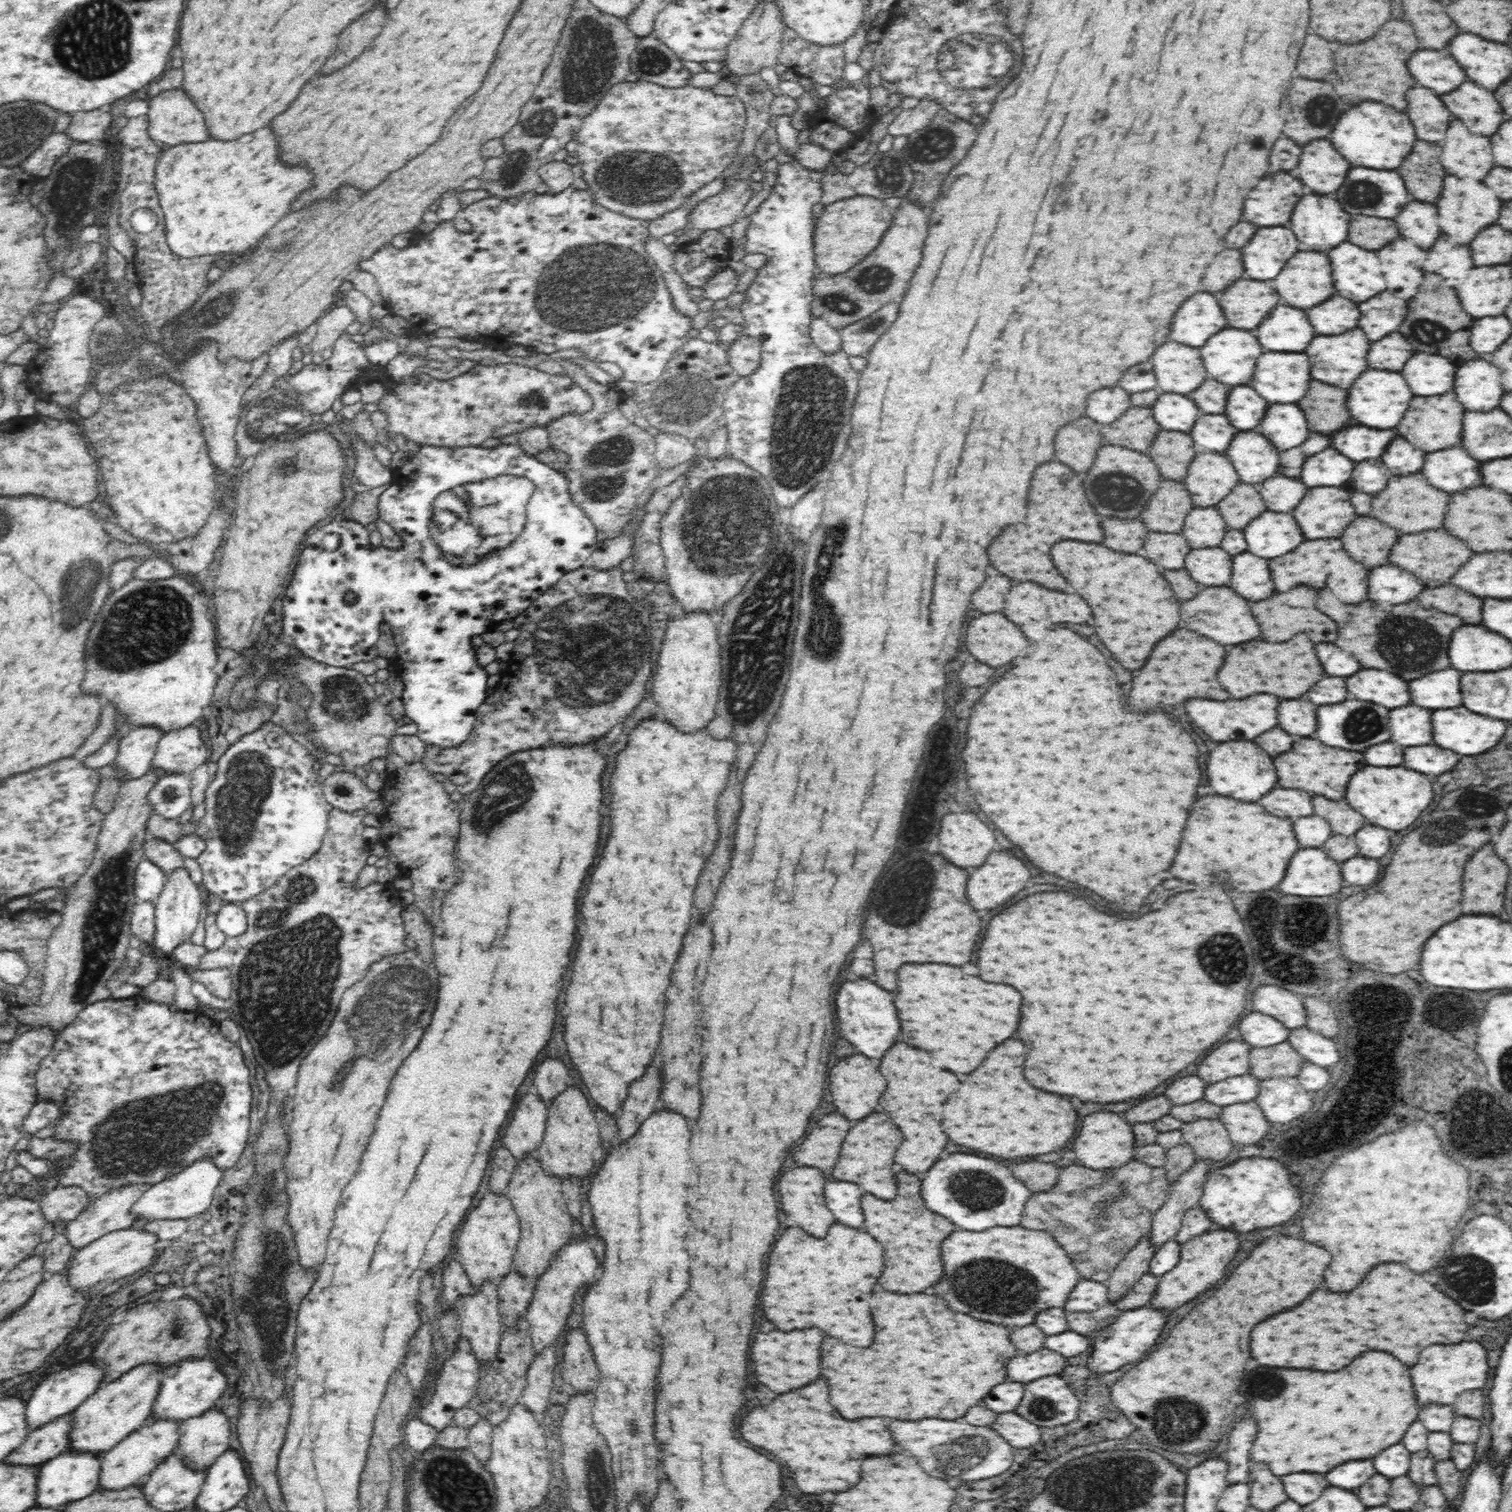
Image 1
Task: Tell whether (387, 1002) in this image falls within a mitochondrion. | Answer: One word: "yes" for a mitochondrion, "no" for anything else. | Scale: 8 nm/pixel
yes

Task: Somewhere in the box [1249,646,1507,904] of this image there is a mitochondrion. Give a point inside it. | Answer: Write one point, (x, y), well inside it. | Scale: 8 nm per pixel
(1471, 810)

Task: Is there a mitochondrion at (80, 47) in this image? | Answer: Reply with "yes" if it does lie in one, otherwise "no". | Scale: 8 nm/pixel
yes

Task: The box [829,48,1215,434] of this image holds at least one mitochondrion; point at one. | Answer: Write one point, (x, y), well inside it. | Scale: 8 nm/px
(938, 144)

